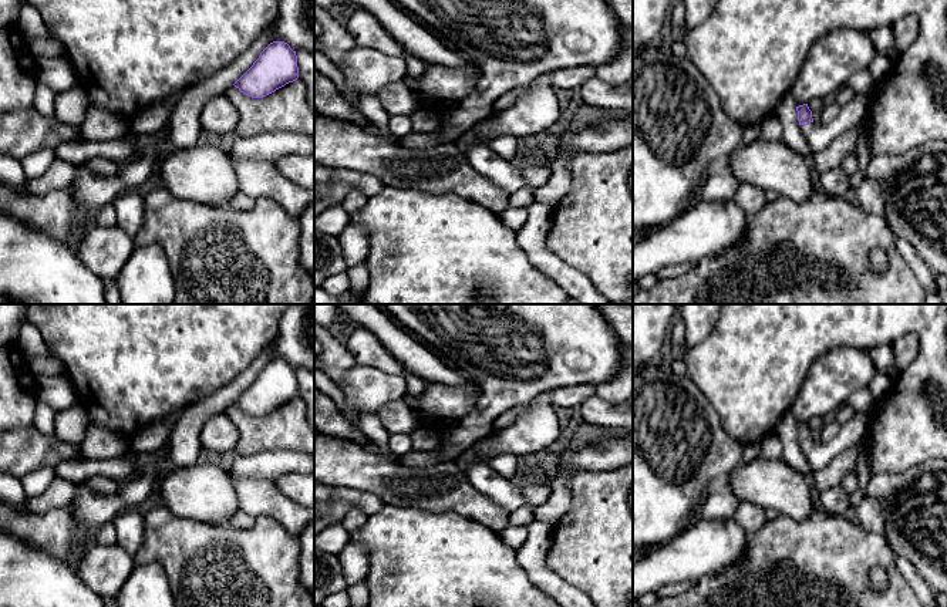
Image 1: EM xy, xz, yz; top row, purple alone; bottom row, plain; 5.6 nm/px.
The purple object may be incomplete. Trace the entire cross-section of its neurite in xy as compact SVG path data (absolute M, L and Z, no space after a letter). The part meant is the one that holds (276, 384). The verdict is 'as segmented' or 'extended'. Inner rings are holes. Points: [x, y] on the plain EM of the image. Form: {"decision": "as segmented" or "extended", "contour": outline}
{"decision": "as segmented", "contour": "M273 360L233 404L252 417L263 417L297 397L296 370L284 360Z"}

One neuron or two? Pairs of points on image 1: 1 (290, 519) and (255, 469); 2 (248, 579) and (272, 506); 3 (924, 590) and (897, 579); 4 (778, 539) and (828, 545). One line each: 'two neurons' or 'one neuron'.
1: two neurons
2: two neurons
3: two neurons
4: one neuron

